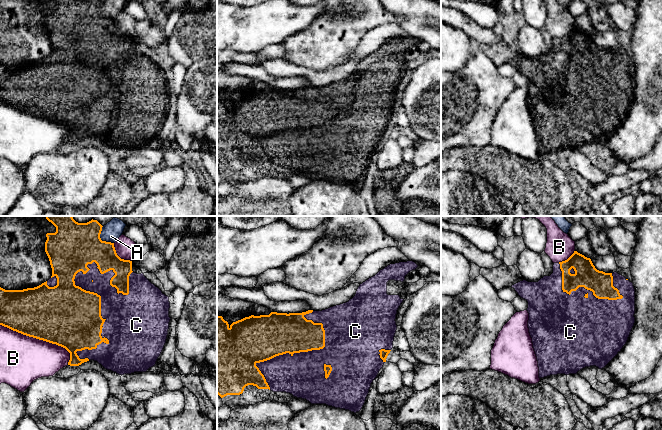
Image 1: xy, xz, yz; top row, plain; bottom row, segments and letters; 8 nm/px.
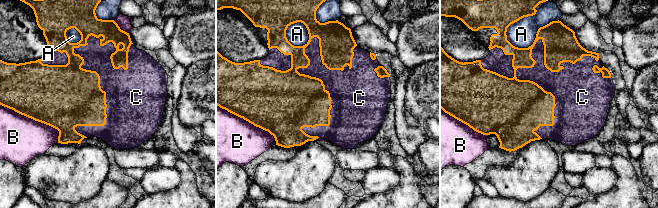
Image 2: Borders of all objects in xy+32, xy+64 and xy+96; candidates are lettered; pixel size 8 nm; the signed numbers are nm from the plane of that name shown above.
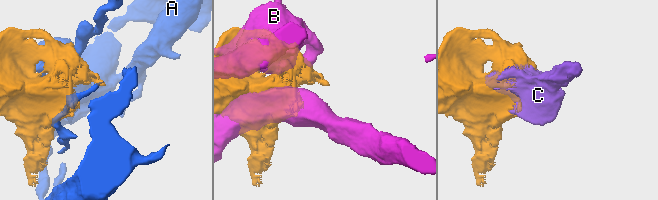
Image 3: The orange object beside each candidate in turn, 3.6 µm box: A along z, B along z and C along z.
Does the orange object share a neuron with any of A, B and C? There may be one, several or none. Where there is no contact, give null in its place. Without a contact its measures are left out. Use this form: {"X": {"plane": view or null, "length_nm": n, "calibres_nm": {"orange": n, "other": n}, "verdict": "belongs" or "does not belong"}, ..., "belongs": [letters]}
{"A": {"plane": "xy", "length_nm": 170, "calibres_nm": {"orange": 380, "other": 150}, "verdict": "does not belong"}, "B": {"plane": "xy", "length_nm": 650, "calibres_nm": {"orange": 480, "other": 380}, "verdict": "does not belong"}, "C": {"plane": "xy", "length_nm": 800, "calibres_nm": {"orange": 500, "other": 140}, "verdict": "belongs"}, "belongs": ["C"]}

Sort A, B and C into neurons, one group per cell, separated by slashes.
A / B / C

